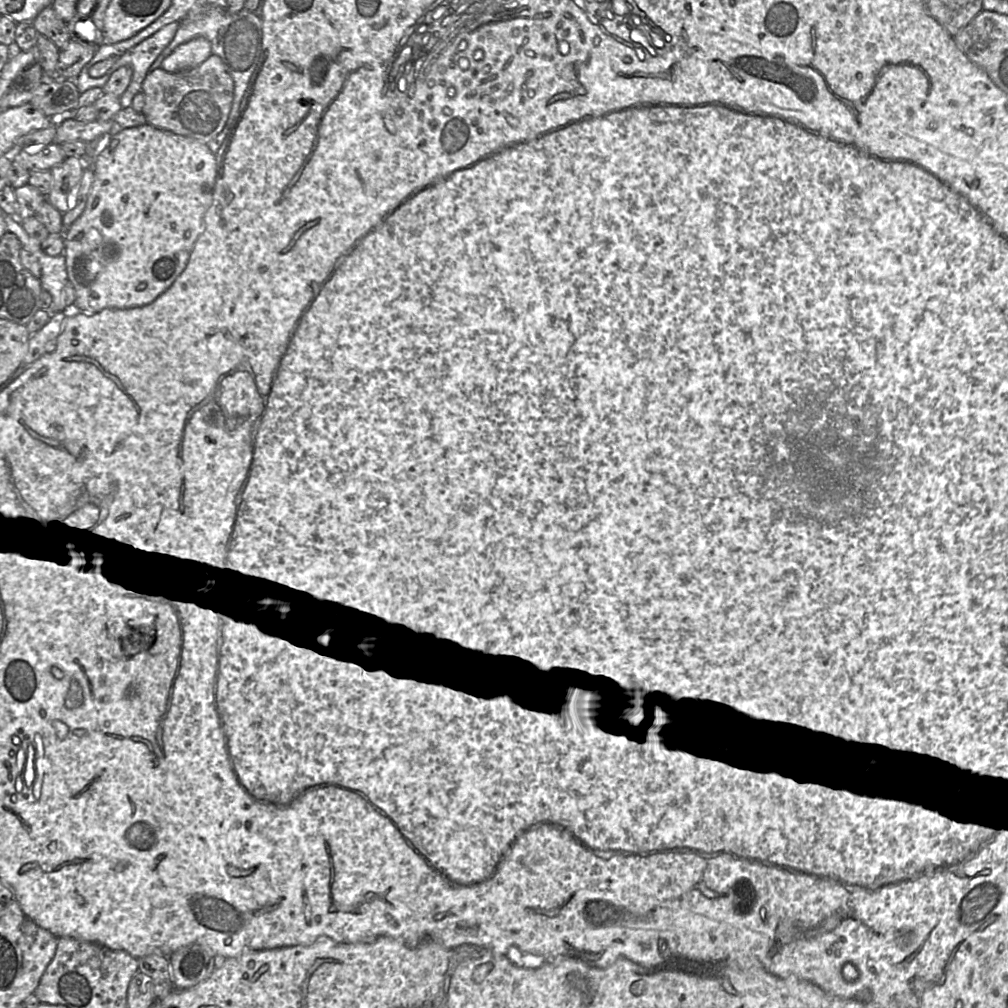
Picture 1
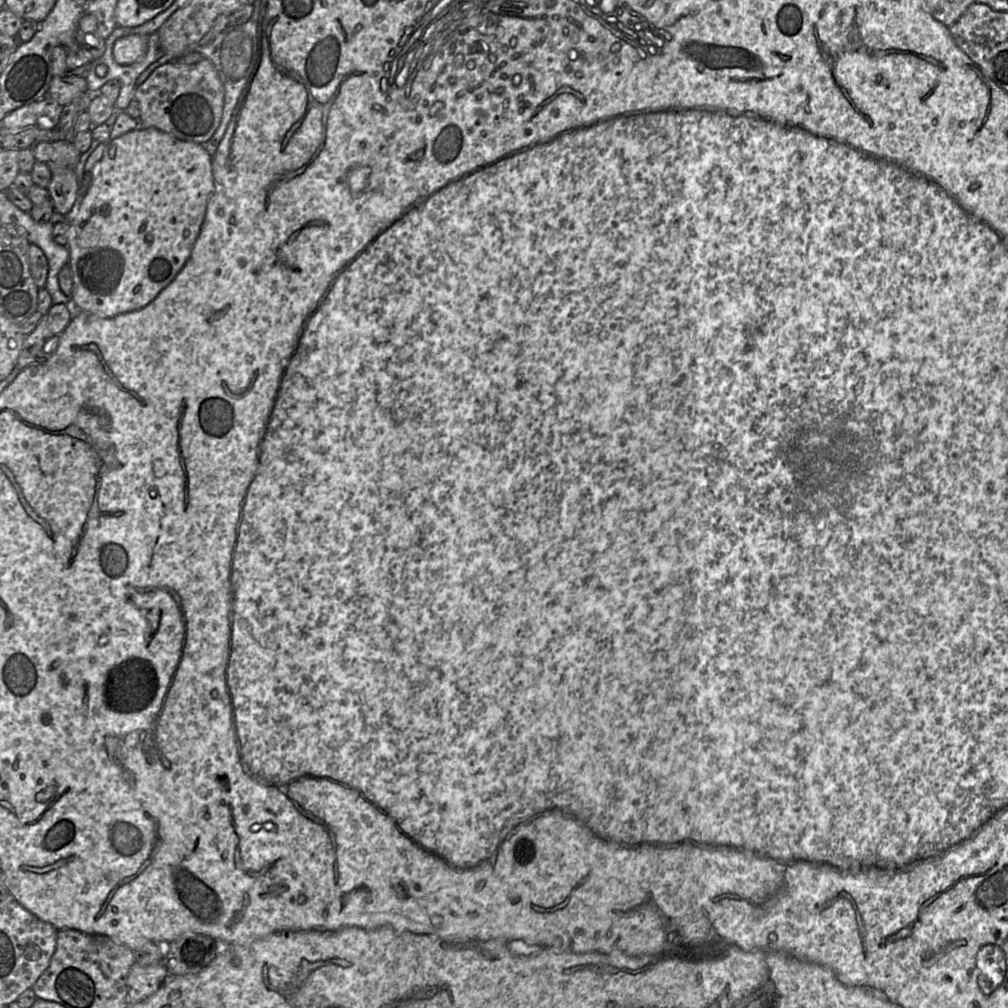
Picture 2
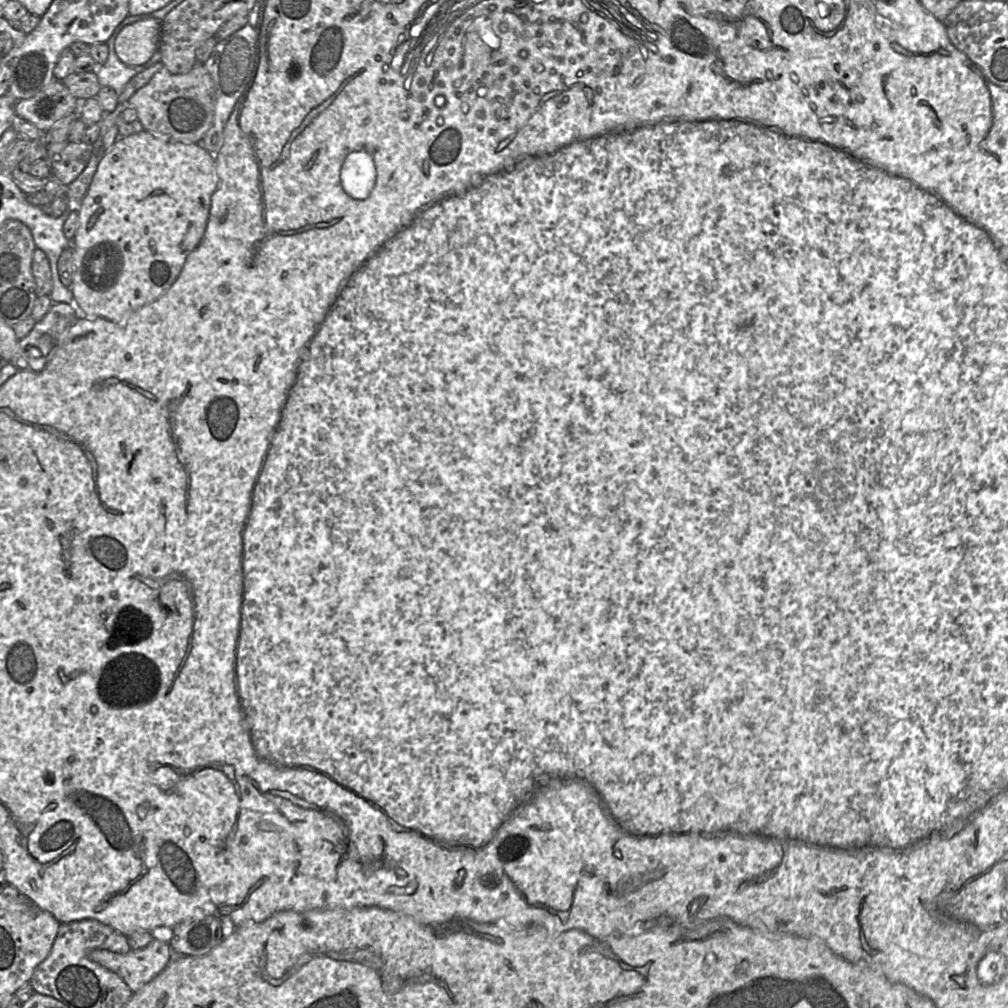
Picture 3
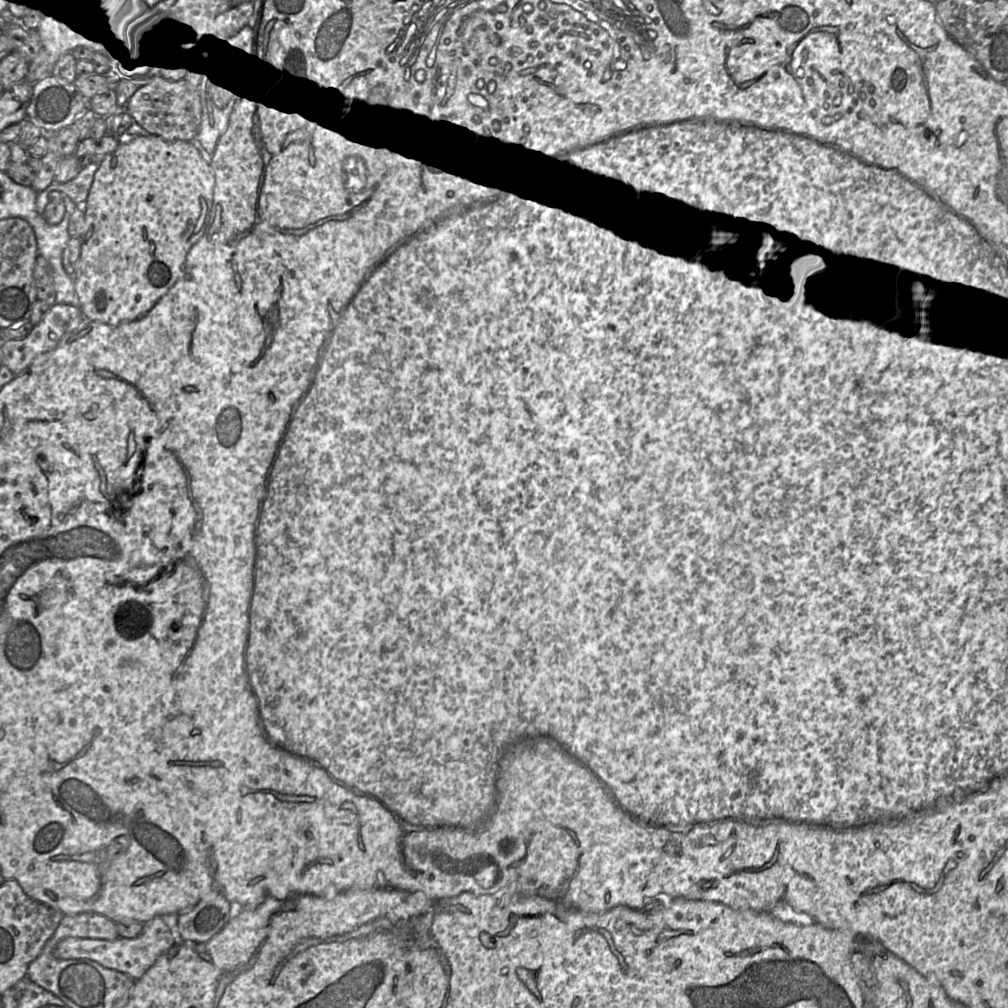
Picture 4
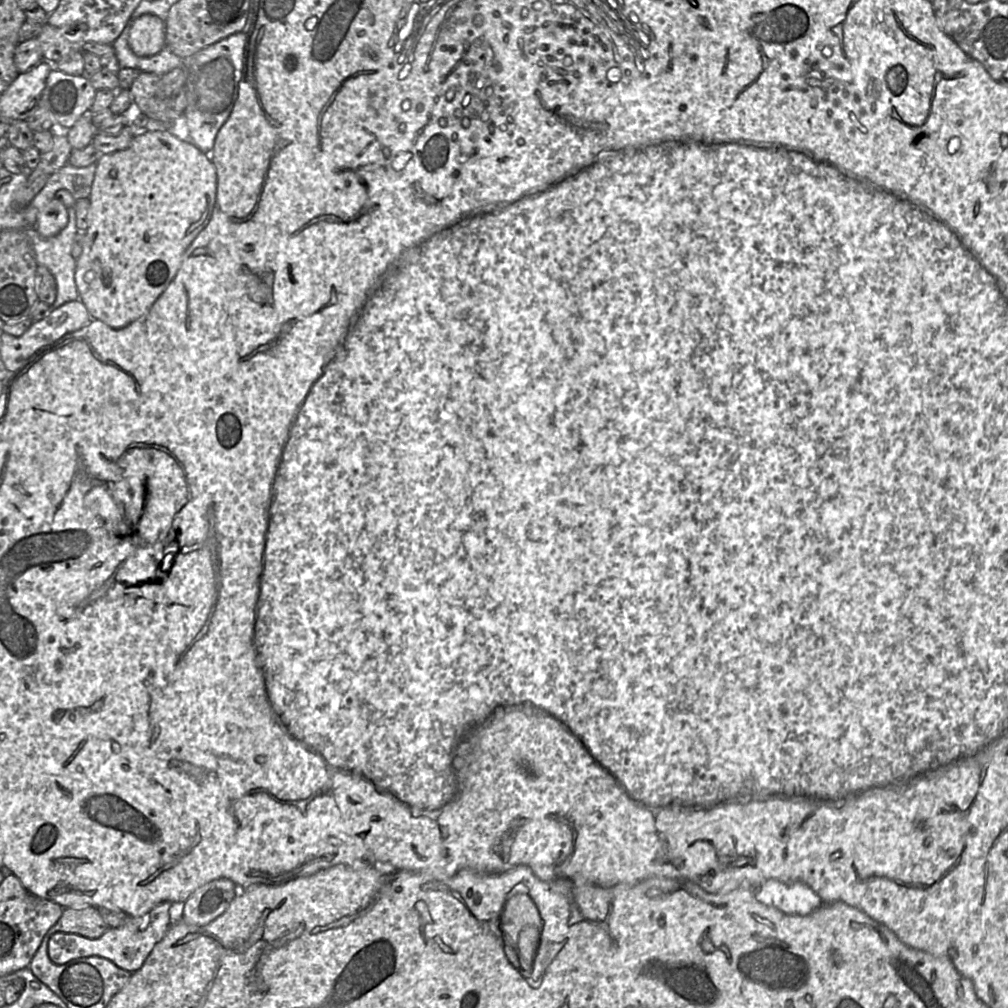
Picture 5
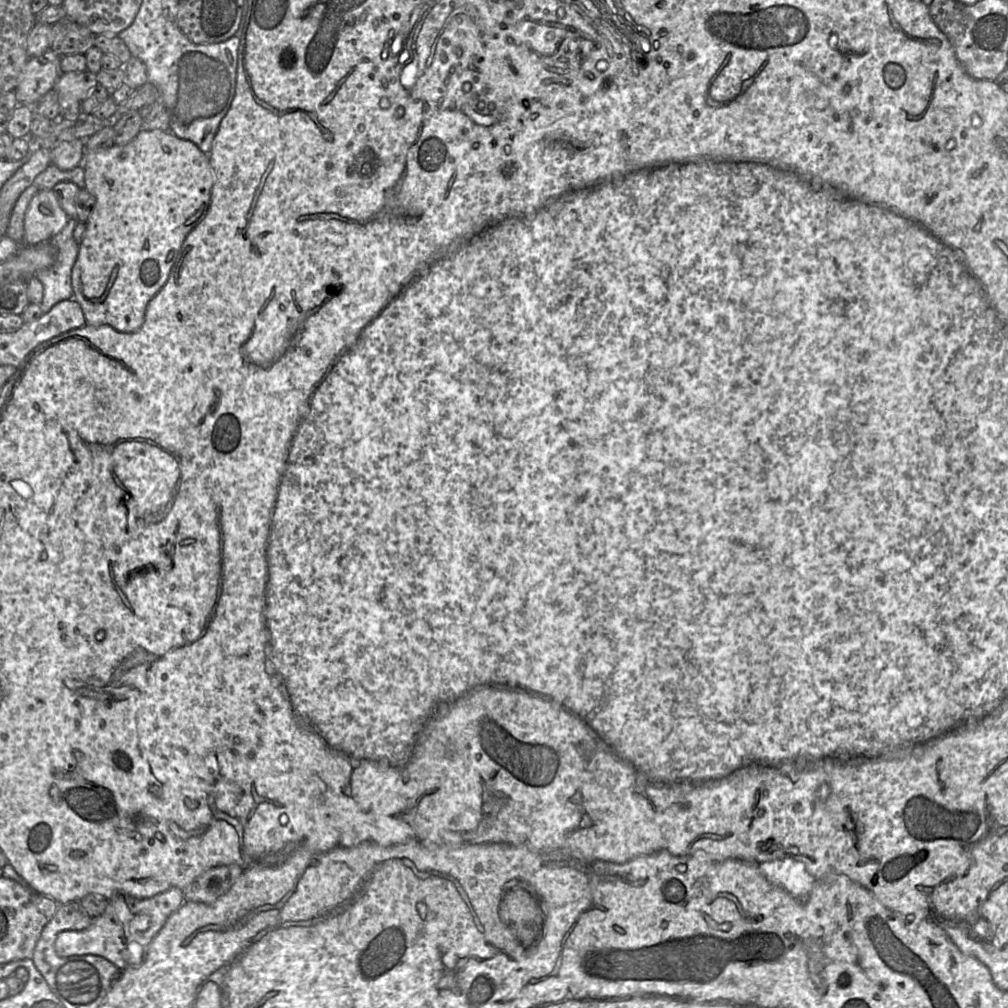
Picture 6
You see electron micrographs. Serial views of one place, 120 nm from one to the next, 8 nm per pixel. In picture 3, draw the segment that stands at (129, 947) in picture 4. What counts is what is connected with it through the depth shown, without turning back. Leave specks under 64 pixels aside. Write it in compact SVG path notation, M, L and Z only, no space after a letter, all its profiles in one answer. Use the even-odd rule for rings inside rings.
M154 939L145 948L125 954L105 949L93 949L88 957L119 975L133 993L159 975L172 959L168 943Z

